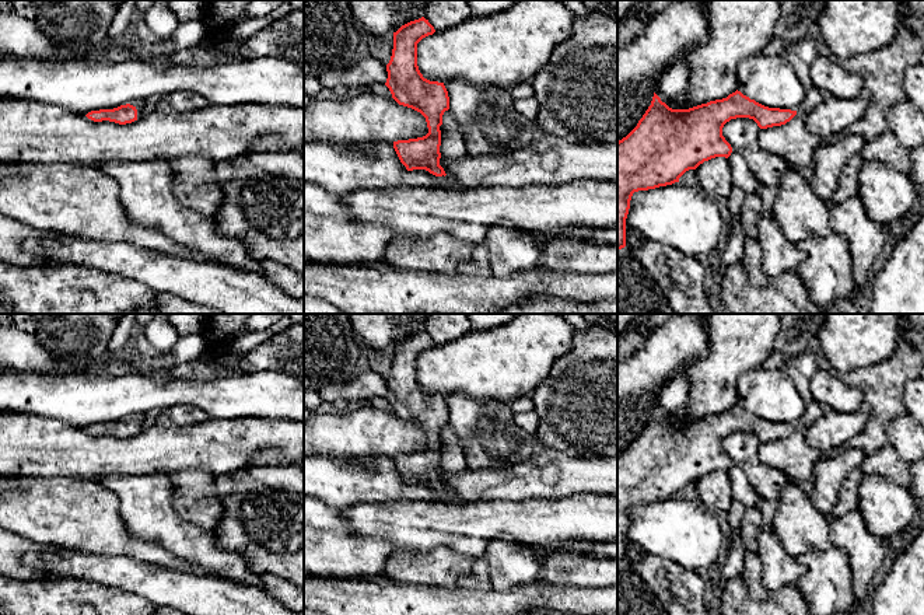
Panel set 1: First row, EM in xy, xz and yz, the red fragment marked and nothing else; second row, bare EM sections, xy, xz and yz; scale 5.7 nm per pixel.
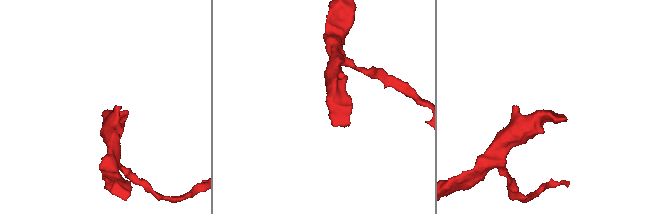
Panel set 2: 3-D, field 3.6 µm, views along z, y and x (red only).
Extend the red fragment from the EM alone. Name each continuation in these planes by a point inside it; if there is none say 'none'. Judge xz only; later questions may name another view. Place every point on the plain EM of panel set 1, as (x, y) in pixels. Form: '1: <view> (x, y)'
1: xz (445, 496)

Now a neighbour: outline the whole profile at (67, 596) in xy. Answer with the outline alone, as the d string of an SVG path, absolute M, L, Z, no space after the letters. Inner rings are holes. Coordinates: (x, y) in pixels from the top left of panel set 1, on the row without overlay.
M0 573L0 615L154 615L147 600L81 579L15 580Z

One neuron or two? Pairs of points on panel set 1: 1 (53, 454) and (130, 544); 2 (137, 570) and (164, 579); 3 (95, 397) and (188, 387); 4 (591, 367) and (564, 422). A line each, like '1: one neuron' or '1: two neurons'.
1: two neurons
2: one neuron
3: one neuron
4: one neuron

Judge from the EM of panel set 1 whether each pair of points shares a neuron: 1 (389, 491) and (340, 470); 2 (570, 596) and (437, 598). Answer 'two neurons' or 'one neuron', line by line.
1: one neuron
2: one neuron

